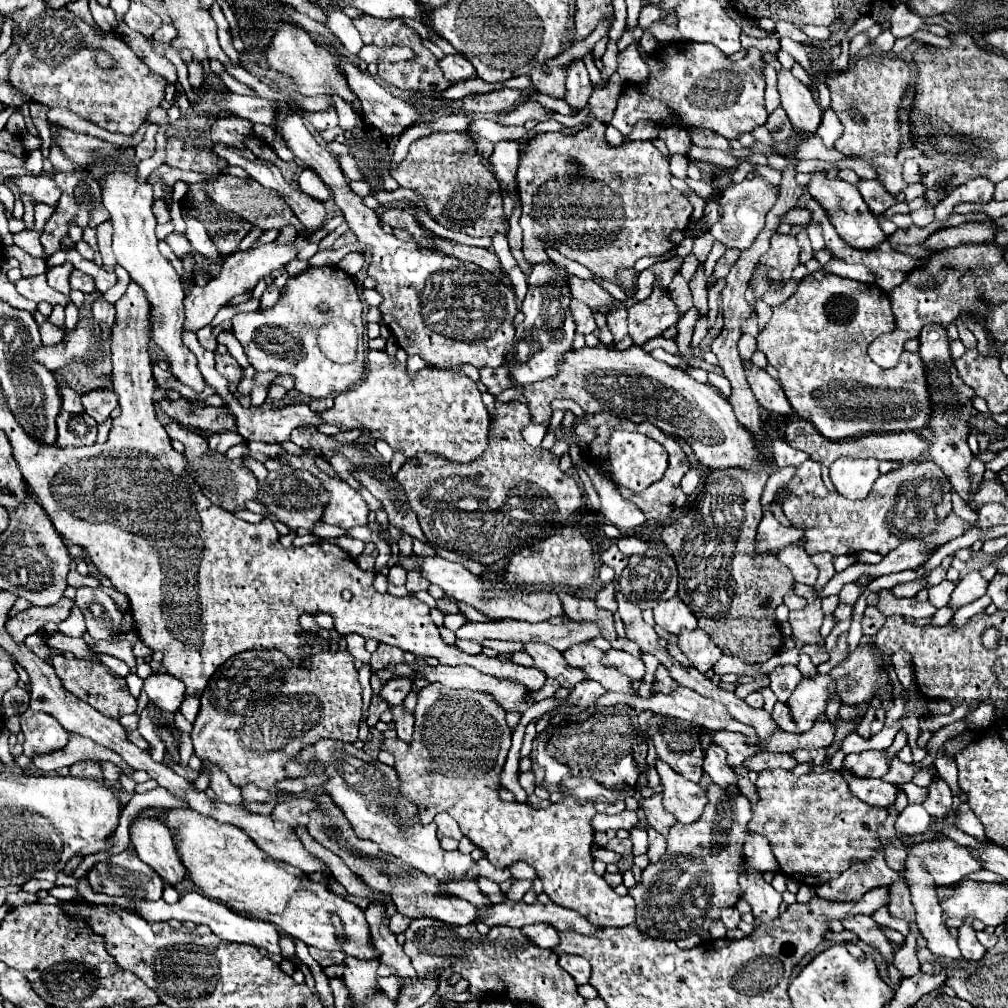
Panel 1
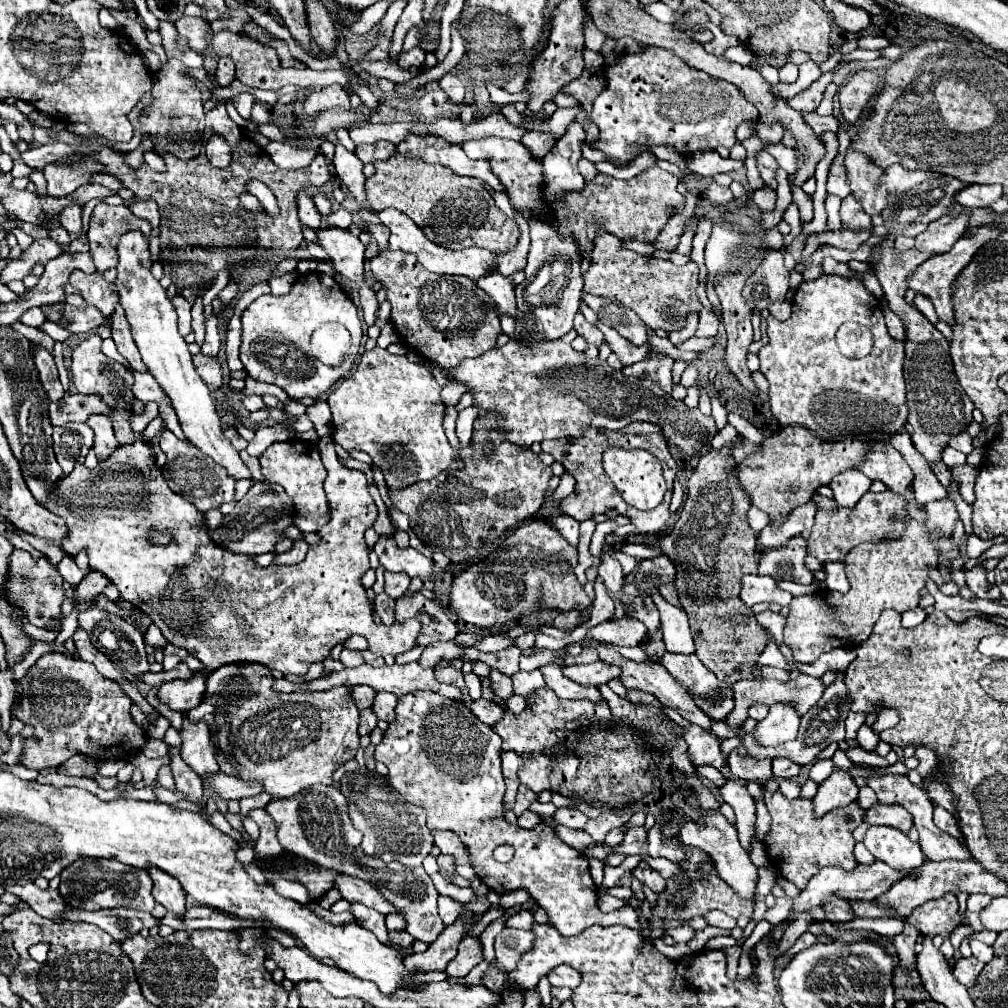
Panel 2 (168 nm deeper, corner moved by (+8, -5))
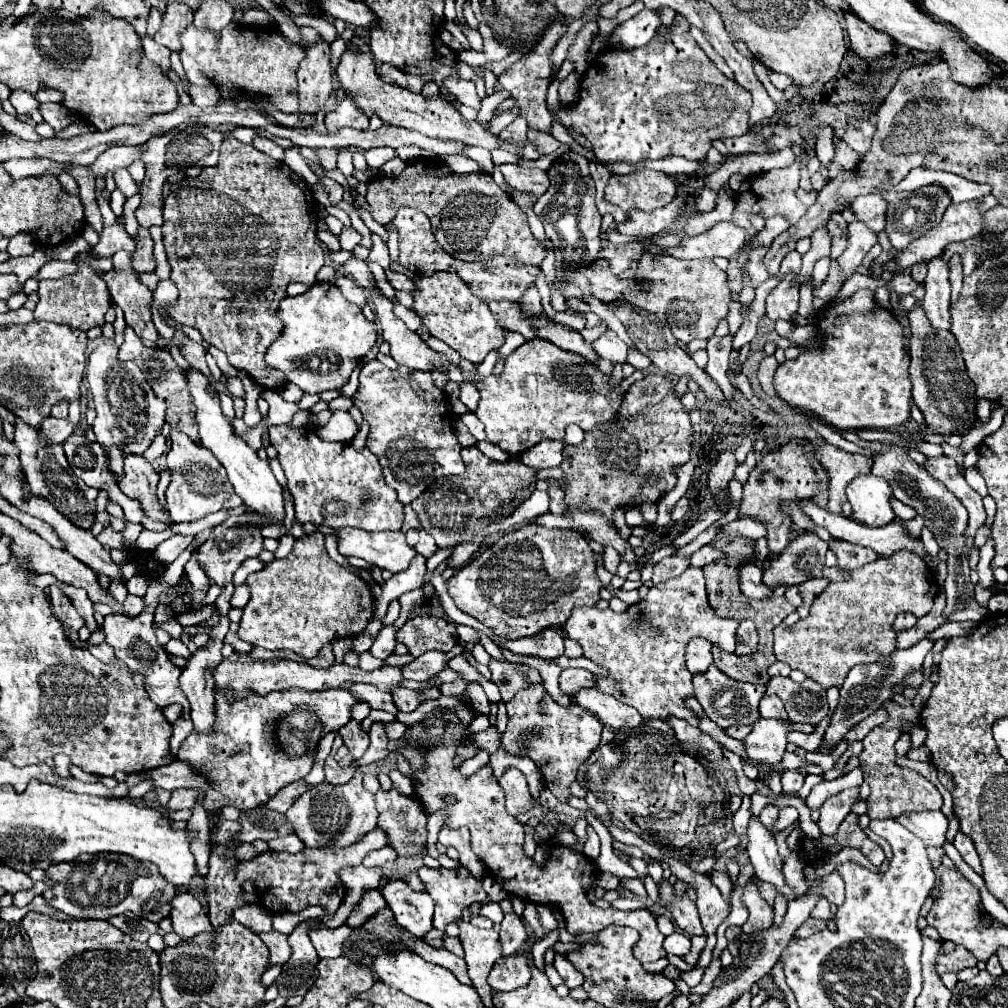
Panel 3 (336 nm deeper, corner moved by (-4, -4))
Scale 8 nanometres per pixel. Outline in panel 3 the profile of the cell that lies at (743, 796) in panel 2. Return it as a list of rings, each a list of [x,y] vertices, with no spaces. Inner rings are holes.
[[[755,815],[749,821],[749,847],[747,847],[747,853],[749,853],[751,865],[755,869],[755,875],[761,881],[773,883],[783,895],[787,895],[789,901],[795,899],[795,893],[783,881],[783,873],[781,873],[783,861],[779,859],[777,843],[775,843],[773,835],[769,833],[769,829]]]

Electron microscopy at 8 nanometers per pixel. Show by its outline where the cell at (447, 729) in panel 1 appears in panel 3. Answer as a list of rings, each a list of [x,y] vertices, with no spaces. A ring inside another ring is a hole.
[[[435,709],[435,719],[443,723],[443,735],[441,739],[433,739],[431,735],[431,725],[425,721],[419,721],[409,727],[409,739],[413,741],[423,741],[423,769],[413,771],[409,761],[403,757],[403,753],[397,753],[397,769],[407,775],[413,781],[415,787],[415,797],[417,801],[425,807],[425,811],[437,813],[445,811],[445,827],[457,829],[457,827],[467,827],[471,833],[471,849],[475,855],[483,861],[487,867],[489,875],[509,893],[515,895],[523,901],[531,901],[537,905],[555,905],[559,907],[567,931],[573,937],[585,935],[585,933],[597,933],[605,929],[607,925],[627,925],[639,931],[641,939],[635,947],[637,959],[641,963],[651,963],[659,961],[665,957],[663,949],[663,939],[665,935],[657,929],[655,919],[647,909],[637,909],[637,911],[617,911],[617,909],[599,909],[589,901],[589,891],[599,879],[599,867],[595,865],[593,859],[585,857],[583,853],[573,851],[571,847],[565,847],[557,841],[545,841],[543,847],[549,851],[545,857],[543,865],[537,865],[533,859],[523,855],[523,825],[505,813],[505,791],[499,785],[499,779],[493,775],[491,765],[481,767],[475,771],[471,777],[463,777],[459,767],[455,765],[455,755],[457,747],[471,739],[473,747],[477,751],[487,751],[487,753],[497,753],[501,745],[501,733],[497,727],[489,727],[479,733],[469,733],[469,725],[463,723],[455,713],[449,713],[445,709]],[[447,797],[453,797],[453,801],[447,801]]]

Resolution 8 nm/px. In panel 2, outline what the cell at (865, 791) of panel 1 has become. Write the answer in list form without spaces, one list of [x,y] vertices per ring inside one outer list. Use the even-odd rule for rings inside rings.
[[[875,804],[869,808],[869,812],[865,814],[865,822],[867,824],[881,824],[881,826],[891,826],[901,830],[903,834],[907,834],[913,826],[913,818],[909,816],[909,812],[903,806],[883,806],[883,804]]]

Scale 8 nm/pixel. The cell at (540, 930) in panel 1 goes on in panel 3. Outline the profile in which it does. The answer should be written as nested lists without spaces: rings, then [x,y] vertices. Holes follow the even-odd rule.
[[[527,953],[499,959],[489,973],[489,985],[495,991],[513,991],[517,987],[523,987],[529,979],[531,967],[527,965]]]

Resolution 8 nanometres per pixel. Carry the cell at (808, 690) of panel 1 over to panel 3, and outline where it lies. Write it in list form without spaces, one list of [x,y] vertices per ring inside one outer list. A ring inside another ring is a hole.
[[[759,719],[753,731],[743,741],[749,759],[755,763],[779,763],[785,753],[787,735],[791,731],[793,731],[791,721]]]

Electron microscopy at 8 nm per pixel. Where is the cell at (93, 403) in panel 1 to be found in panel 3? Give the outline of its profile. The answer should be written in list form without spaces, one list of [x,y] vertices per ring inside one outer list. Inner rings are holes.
[[[123,453],[123,475],[117,483],[119,489],[127,497],[139,499],[151,519],[169,521],[169,517],[161,509],[157,495],[155,495],[157,483],[159,483],[159,475],[143,455]]]

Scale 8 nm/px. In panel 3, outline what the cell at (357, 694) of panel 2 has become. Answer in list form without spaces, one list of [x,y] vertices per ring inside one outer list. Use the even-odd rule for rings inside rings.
[[[333,689],[333,691],[281,691],[281,693],[269,693],[265,697],[261,695],[249,695],[249,699],[237,699],[229,703],[227,699],[221,699],[215,691],[215,711],[217,711],[217,731],[213,739],[209,735],[197,735],[191,733],[179,747],[177,759],[189,761],[197,771],[205,771],[211,783],[217,785],[213,791],[193,791],[193,789],[177,789],[171,793],[169,809],[193,809],[193,803],[197,797],[203,797],[203,807],[223,807],[223,805],[235,805],[241,811],[255,809],[269,801],[281,787],[287,783],[303,779],[313,761],[309,757],[301,759],[289,759],[281,749],[277,747],[277,741],[273,737],[275,721],[283,717],[285,713],[291,713],[295,707],[315,711],[317,717],[323,723],[325,733],[337,731],[351,719],[353,705],[361,703],[351,691],[347,689]]]

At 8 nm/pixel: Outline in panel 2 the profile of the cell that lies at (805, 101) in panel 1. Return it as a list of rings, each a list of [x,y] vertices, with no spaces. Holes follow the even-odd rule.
[[[807,112],[803,114],[803,118],[813,128],[815,134],[823,134],[823,132],[837,134],[839,132],[839,120],[835,116],[819,116],[815,112]]]

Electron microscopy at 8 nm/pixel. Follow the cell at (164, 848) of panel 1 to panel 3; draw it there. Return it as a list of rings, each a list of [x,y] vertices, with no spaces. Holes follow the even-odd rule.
[[[177,891],[177,895],[171,899],[171,921],[173,931],[181,939],[191,939],[193,935],[201,931],[211,931],[211,923],[207,913],[203,911],[203,905],[197,901],[197,897],[189,891]]]

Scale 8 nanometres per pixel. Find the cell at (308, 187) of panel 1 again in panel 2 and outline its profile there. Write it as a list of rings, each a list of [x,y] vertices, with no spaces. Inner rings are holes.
[[[299,192],[297,194],[297,204],[299,204],[299,220],[303,226],[317,230],[323,228],[323,218],[315,208],[315,202],[311,196],[307,196],[307,192]]]

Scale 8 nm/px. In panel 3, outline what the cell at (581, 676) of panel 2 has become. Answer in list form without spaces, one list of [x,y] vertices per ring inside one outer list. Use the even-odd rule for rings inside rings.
[[[565,669],[559,675],[559,687],[563,693],[573,693],[581,687],[595,687],[595,677],[585,669]]]

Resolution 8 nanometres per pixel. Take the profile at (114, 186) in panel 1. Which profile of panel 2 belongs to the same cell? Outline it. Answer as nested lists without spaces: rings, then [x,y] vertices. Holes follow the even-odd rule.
[[[131,230],[121,236],[119,240],[119,266],[117,266],[117,290],[121,296],[121,306],[125,310],[125,316],[131,324],[133,340],[141,352],[141,358],[149,370],[149,374],[155,376],[161,390],[169,396],[173,410],[181,422],[181,428],[185,432],[187,442],[197,446],[205,456],[213,458],[217,464],[221,464],[231,478],[235,480],[249,480],[251,472],[239,458],[239,452],[231,446],[231,442],[223,436],[223,422],[217,414],[217,404],[211,398],[209,388],[195,372],[195,366],[191,362],[191,354],[187,350],[187,344],[183,336],[177,330],[177,314],[171,304],[171,300],[165,294],[165,288],[153,278],[151,274],[151,252],[145,242],[145,236],[137,230]]]

